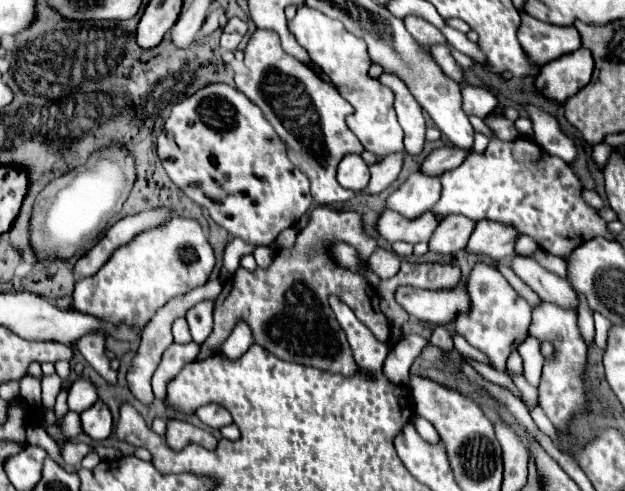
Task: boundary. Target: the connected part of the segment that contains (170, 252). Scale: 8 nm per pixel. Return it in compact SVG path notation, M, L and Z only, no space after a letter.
M174 216L168 224L150 228L120 246L96 276L78 280L70 310L90 314L114 326L126 324L130 328L144 330L156 310L170 298L206 284L214 266L216 256L210 242L206 244L200 224L192 218Z

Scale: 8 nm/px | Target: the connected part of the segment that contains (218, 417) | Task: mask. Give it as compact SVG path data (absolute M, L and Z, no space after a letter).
M218 404L200 406L200 408L196 410L196 416L198 416L204 424L208 424L210 428L222 428L222 426L232 424L230 412L228 412L224 406L218 406Z

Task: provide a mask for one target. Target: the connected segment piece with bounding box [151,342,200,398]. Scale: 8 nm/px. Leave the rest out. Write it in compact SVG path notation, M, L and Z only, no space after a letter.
M196 342L188 344L171 344L158 364L151 379L151 386L156 398L166 398L166 382L172 380L188 362L194 362L200 346Z

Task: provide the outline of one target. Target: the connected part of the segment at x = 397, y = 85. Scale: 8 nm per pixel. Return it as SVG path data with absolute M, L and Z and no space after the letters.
M384 72L380 76L380 82L388 88L394 90L396 94L396 102L394 102L394 110L398 114L398 122L404 130L404 148L408 154L418 156L424 148L424 116L422 116L422 108L416 102L416 98L410 94L410 90L406 88L406 84L390 72Z

